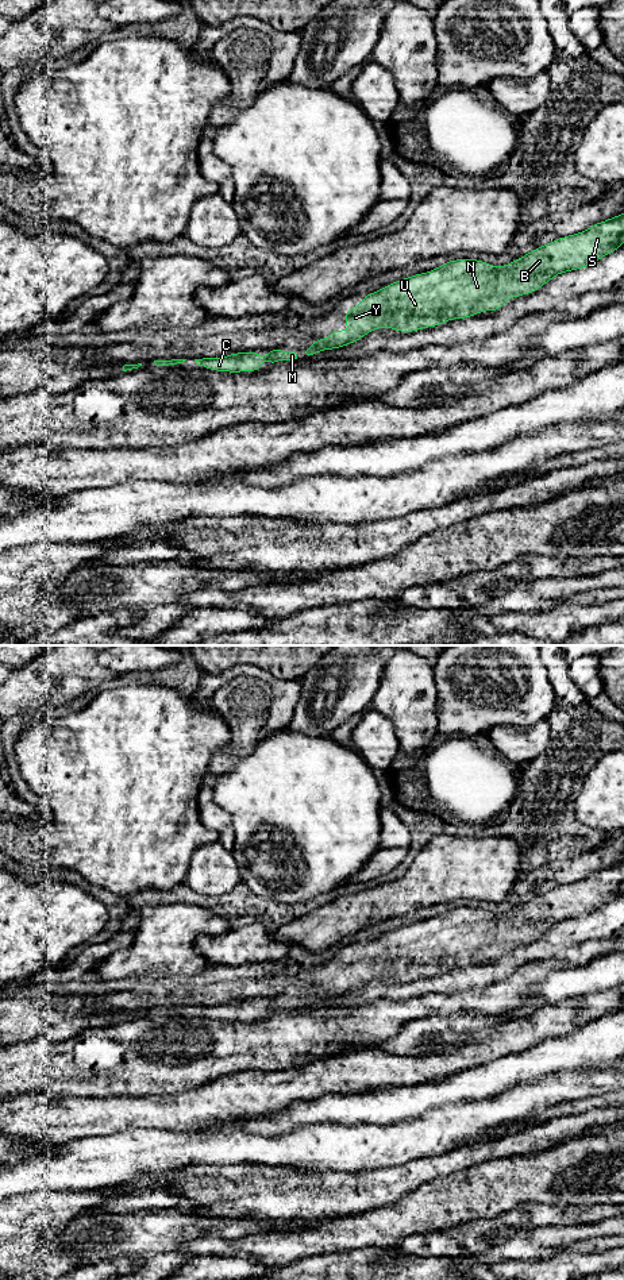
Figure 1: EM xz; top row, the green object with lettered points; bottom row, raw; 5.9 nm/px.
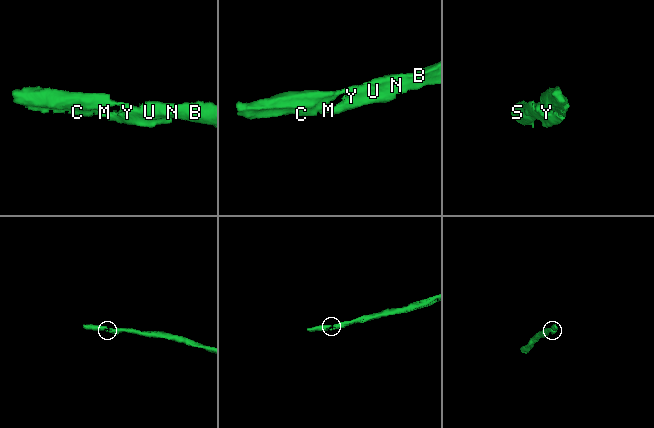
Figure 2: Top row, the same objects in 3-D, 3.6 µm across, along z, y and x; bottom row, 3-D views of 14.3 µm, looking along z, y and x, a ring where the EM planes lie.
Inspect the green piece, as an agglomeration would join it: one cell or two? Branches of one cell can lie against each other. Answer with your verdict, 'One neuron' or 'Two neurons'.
One neuron

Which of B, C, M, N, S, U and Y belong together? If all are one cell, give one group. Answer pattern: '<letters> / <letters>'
B C M N S U Y

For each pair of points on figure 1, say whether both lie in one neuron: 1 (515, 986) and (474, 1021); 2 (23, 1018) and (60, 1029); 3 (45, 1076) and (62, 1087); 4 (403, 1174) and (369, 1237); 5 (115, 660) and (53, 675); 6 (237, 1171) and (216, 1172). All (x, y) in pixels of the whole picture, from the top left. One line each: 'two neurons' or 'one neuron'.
1: two neurons
2: one neuron
3: one neuron
4: two neurons
5: two neurons
6: one neuron

